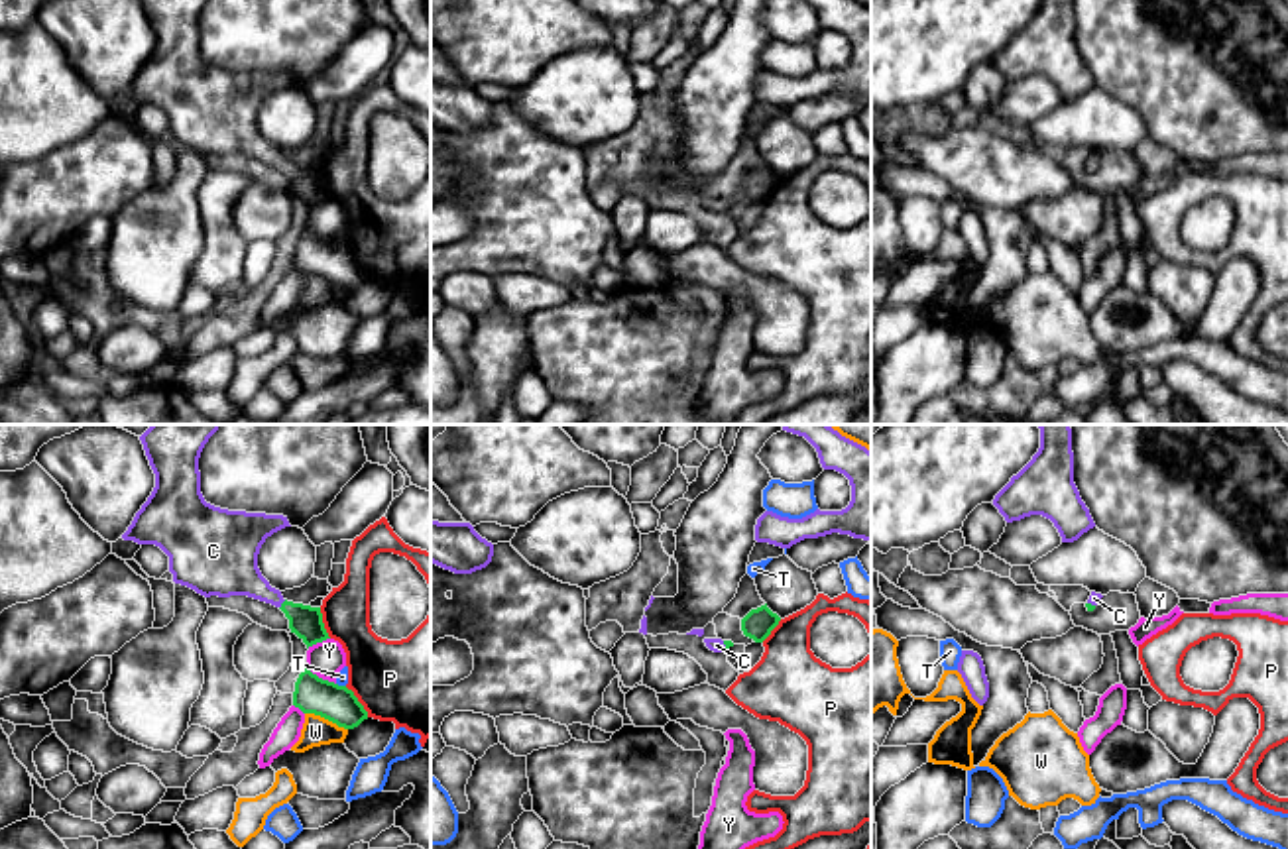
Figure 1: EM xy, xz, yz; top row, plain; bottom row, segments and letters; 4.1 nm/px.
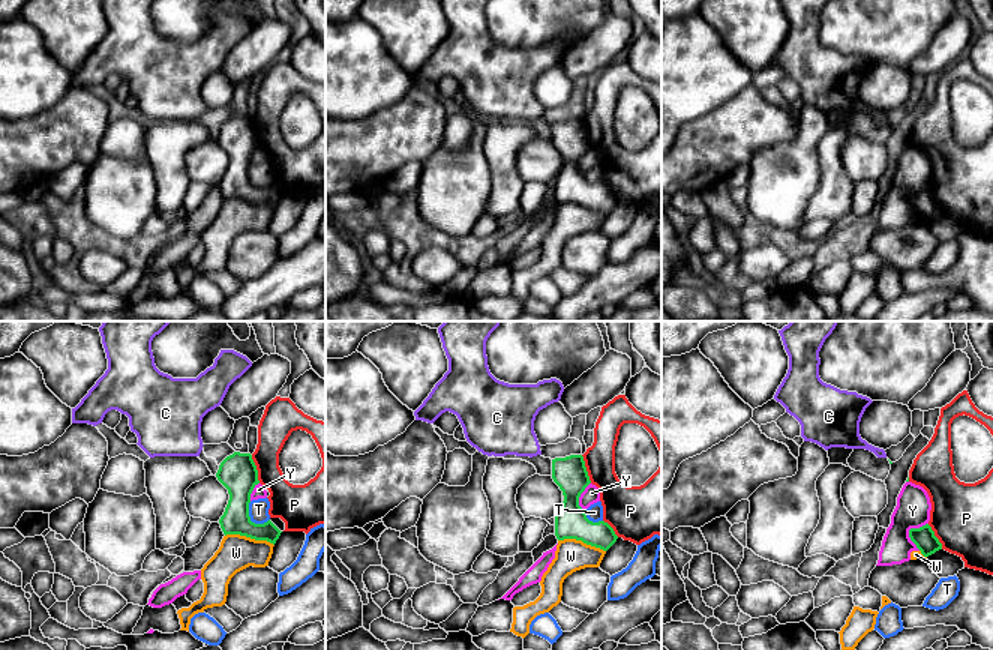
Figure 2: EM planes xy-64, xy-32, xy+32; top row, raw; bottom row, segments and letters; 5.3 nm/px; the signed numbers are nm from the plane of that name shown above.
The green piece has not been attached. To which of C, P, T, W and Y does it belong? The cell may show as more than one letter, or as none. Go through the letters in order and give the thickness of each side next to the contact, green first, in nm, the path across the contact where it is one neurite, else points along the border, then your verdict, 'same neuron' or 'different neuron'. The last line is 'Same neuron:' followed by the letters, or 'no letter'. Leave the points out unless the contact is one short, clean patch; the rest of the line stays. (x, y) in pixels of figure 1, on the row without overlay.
C: calibres 140 and 200 nm; way xy (305, 181), (282, 164), (233, 128); same neuron
P: calibres 150 and 360 nm; different neuron
T: calibres 150 and 50 nm; border xy (337, 242), (345, 246); different neuron
W: calibres 150 and 120 nm; border xy (305, 272), (319, 274), (347, 289); different neuron
Y: calibres 150 and 150 nm; border xy (305, 226), (335, 244); different neuron
Same neuron: C

